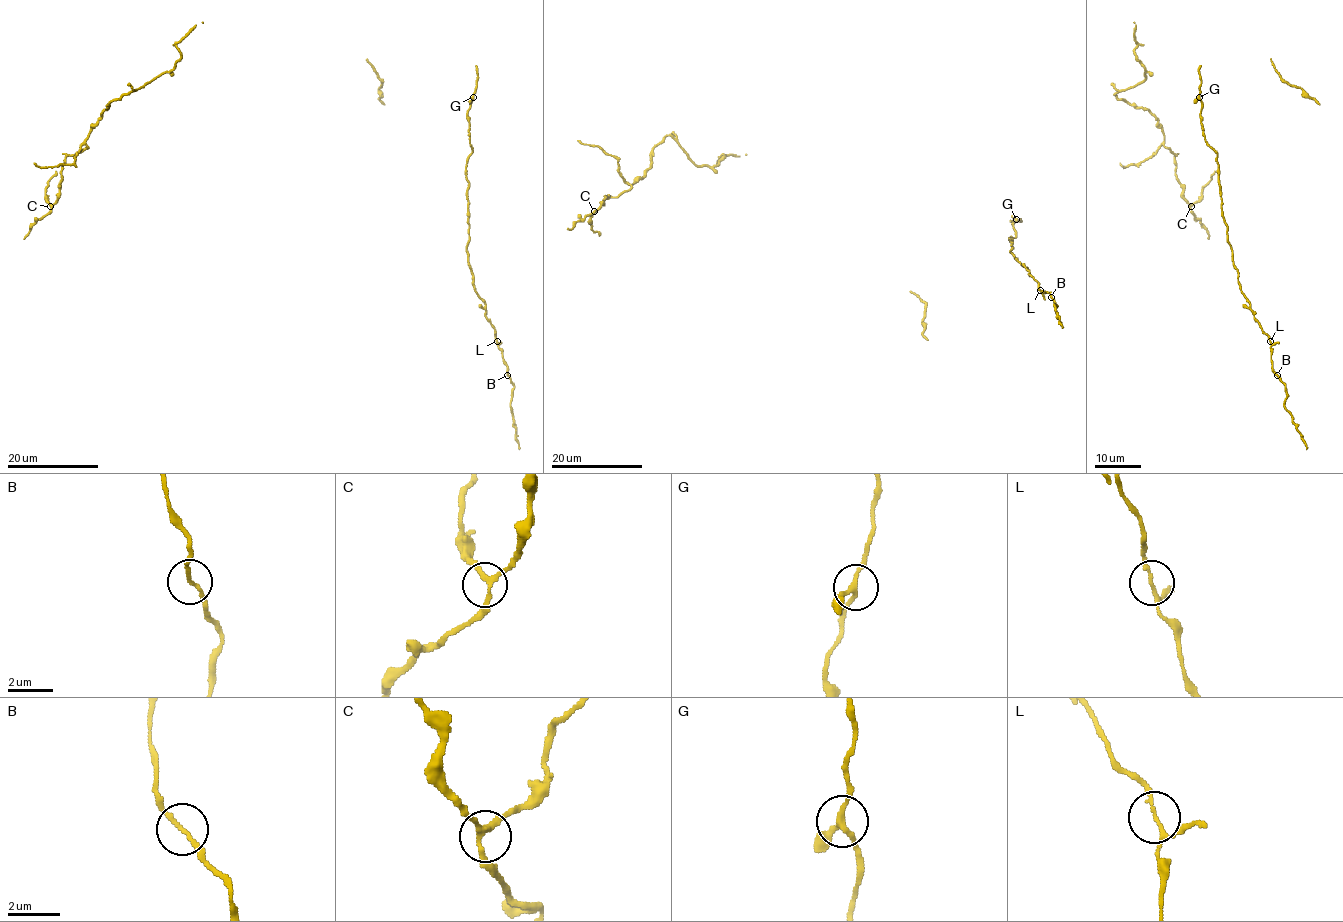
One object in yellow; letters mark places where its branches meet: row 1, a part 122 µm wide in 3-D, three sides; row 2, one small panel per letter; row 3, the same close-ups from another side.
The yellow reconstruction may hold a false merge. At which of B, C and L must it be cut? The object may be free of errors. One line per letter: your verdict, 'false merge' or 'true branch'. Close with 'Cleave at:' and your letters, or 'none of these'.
B: true branch
C: true branch
L: true branch
Cleave at: none of these

